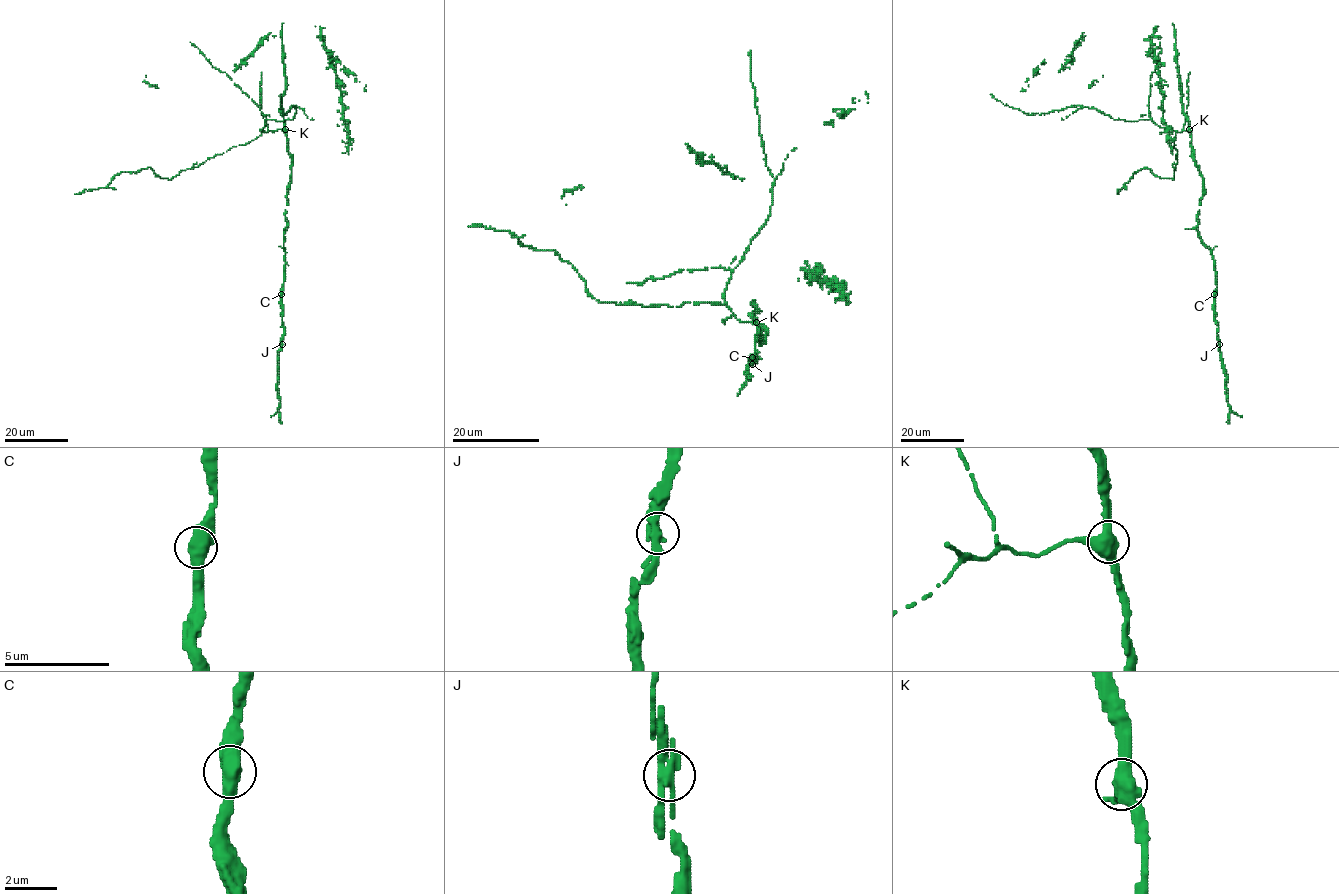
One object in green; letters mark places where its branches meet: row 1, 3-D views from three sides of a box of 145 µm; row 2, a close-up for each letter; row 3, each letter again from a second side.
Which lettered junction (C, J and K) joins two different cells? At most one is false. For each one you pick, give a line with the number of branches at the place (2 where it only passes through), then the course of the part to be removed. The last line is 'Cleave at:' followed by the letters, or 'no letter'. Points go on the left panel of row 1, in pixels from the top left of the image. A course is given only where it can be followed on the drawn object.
Cleave at: no letter

